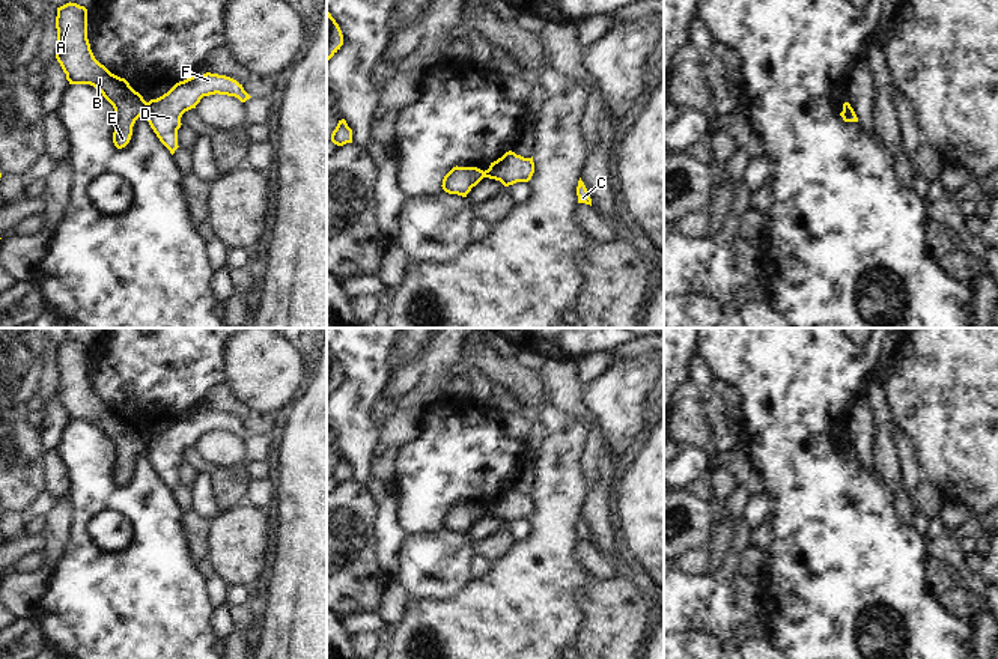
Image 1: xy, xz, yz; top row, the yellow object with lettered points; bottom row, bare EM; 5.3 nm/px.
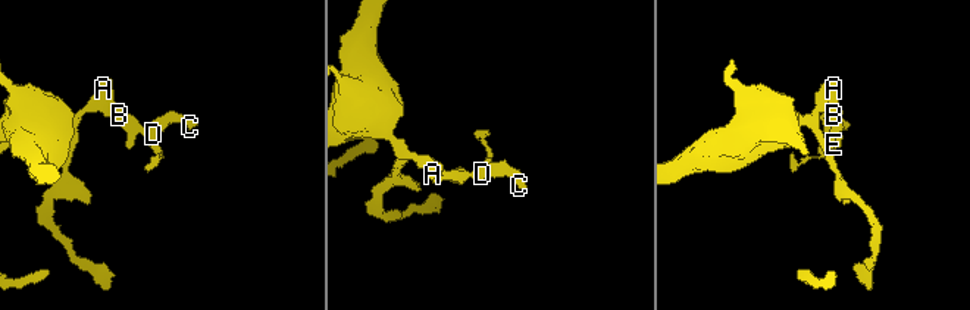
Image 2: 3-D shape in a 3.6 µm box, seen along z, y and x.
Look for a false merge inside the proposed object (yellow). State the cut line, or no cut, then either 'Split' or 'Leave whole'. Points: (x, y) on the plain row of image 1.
Split along xy (148, 440), (148, 446), (142, 452). Split.

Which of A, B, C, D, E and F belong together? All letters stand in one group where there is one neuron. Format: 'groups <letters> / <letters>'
groups A B E / C D F

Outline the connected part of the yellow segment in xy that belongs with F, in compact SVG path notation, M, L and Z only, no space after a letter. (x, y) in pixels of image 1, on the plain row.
M206 409L203 412L193 412L179 418L163 433L151 436L143 453L148 456L160 478L173 492L179 484L178 466L182 462L182 451L196 445L203 433L215 430L235 433L241 439L251 435L236 417Z

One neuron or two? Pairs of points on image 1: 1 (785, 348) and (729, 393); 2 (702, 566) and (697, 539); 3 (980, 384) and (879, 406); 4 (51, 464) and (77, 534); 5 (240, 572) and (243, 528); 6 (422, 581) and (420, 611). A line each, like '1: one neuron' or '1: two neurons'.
1: two neurons
2: two neurons
3: two neurons
4: two neurons
5: one neuron
6: two neurons

